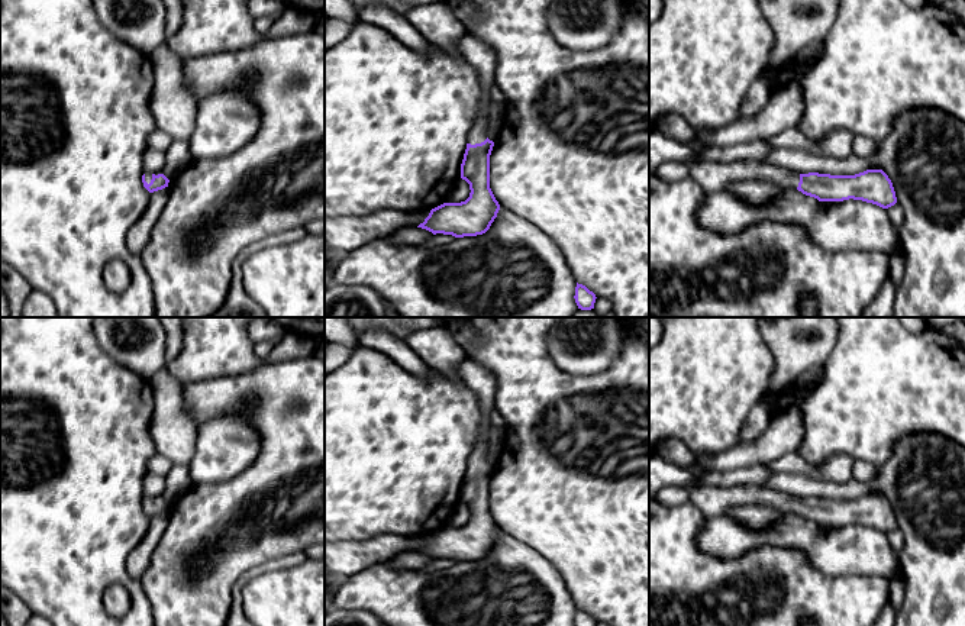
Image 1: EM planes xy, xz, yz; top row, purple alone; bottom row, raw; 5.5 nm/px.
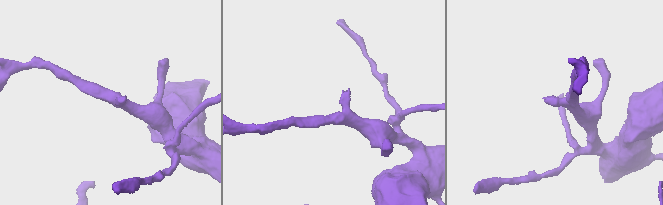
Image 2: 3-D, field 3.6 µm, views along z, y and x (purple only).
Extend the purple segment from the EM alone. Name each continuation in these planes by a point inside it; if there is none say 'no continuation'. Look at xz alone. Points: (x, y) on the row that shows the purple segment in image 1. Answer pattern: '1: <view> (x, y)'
1: xz (481, 57)

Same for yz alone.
1: yz (713, 177)

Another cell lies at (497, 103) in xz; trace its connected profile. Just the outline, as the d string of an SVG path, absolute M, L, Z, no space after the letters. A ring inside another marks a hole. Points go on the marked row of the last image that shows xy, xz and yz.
M494 85L490 93L490 113L487 123L487 138L494 142L504 125L506 99Z

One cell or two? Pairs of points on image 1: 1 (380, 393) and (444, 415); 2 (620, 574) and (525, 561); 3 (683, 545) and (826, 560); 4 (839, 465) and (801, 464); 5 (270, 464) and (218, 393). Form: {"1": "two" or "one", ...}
{"1": "one", "2": "two", "3": "two", "4": "one", "5": "one"}

